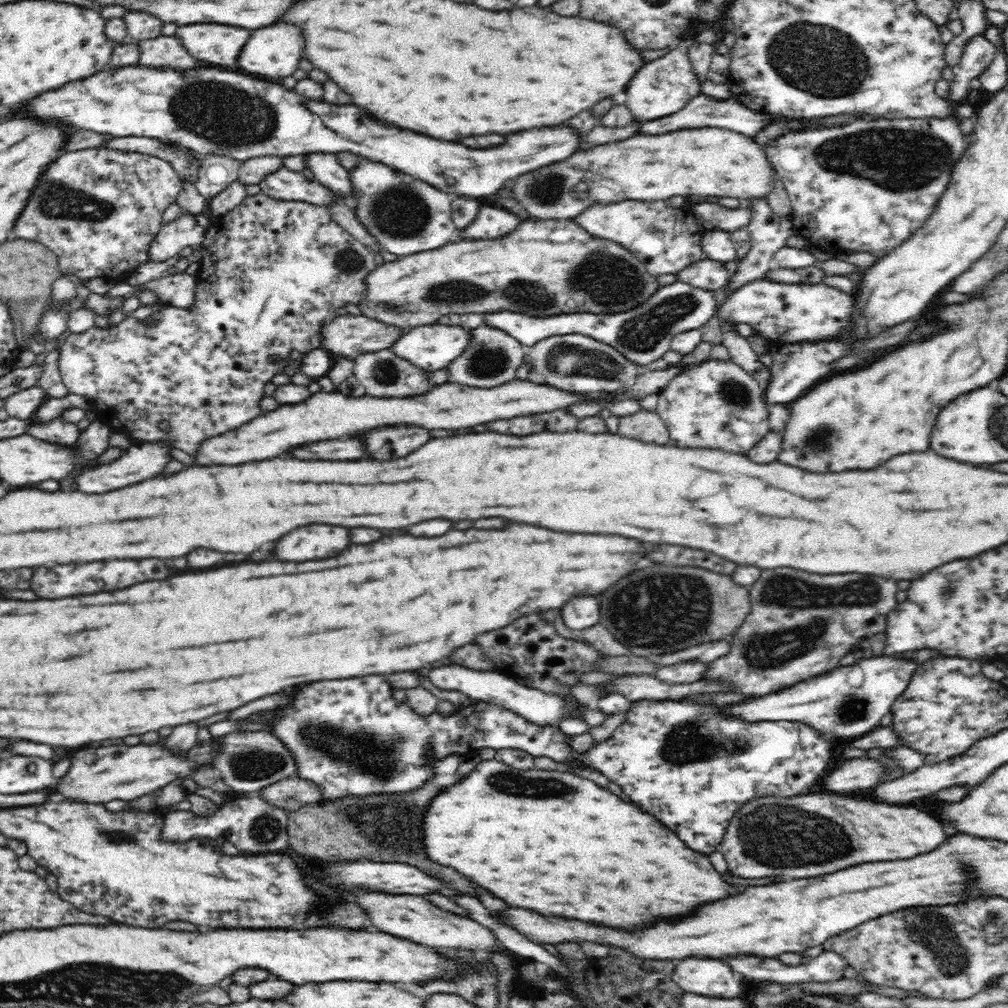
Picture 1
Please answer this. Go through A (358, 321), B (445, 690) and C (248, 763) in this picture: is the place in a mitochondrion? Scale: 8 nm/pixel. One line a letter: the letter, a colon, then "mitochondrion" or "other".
A: other
B: other
C: mitochondrion

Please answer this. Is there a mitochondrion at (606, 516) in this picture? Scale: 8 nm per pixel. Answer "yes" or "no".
no

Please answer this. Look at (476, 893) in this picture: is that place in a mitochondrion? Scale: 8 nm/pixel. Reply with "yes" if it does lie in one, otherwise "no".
no

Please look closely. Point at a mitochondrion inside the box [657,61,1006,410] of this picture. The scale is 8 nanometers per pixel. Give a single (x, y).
(893, 159)

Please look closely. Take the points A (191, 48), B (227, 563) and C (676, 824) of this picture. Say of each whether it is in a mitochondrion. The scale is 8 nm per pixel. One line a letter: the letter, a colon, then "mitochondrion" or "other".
A: other
B: other
C: other

